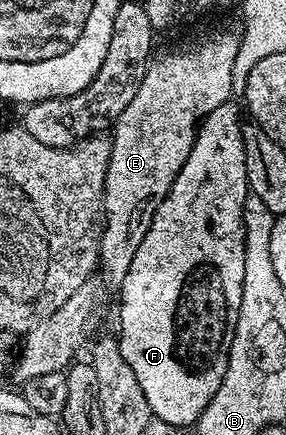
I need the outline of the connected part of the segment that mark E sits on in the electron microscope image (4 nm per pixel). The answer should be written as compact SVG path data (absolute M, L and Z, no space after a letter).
M240 32L213 33L202 41L193 41L190 45L183 46L182 49L169 49L162 57L154 56L143 75L142 86L139 91L135 91L135 99L128 103L115 120L115 128L111 133L111 159L107 163L103 195L105 219L101 225L99 243L99 277L101 273L100 280L105 280L113 291L120 290L127 275L127 267L131 267L131 259L135 259L135 251L139 251L139 243L143 243L143 235L147 235L151 227L157 205L169 194L183 163L187 163L187 155L191 155L191 147L197 138L197 126L207 114L215 111L215 107L234 96L231 67L233 60L239 55L240 46Z

